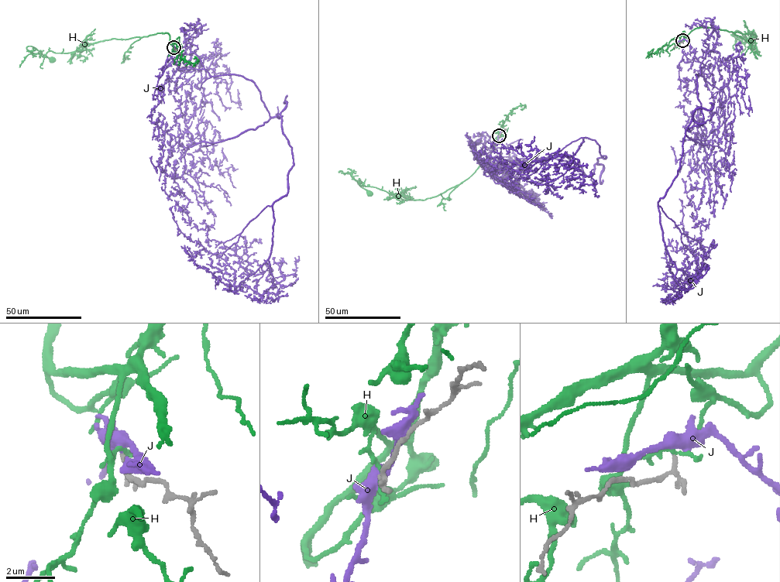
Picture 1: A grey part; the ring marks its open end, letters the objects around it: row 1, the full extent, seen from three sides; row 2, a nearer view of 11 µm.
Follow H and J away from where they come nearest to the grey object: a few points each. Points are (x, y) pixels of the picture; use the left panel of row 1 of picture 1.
H: (174, 47), (169, 33), (161, 32), (90, 43), (67, 53), (49, 51), (44, 56), (26, 47), (54, 60)
J: (174, 47), (180, 69), (253, 82), (293, 159), (255, 272), (226, 285), (188, 257)

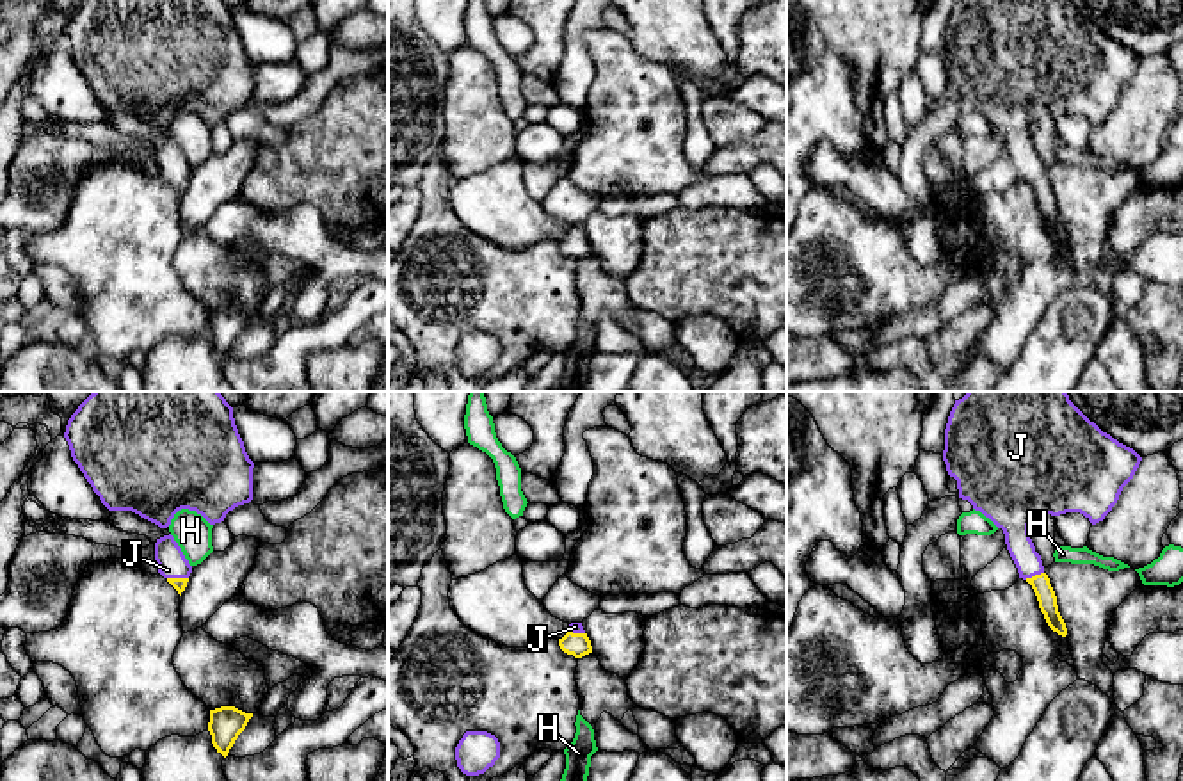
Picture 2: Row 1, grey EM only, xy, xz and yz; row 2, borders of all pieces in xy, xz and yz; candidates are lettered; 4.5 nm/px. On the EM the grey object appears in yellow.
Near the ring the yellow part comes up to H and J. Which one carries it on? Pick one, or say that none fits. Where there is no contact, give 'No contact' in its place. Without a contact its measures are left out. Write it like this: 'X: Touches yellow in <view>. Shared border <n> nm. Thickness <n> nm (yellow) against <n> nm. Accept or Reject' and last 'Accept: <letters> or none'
H: No contact. Reject
J: Touches yellow in xy. Shared border 100 nm. Thickness 60 nm (yellow) against 130 nm. Accept
Accept: J

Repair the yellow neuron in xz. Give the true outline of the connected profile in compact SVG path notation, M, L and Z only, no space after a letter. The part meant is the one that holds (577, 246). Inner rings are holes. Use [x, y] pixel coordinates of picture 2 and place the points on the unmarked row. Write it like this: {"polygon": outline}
{"polygon": "M571 224L566 237L559 240L559 247L564 254L582 260L592 254L591 242L582 228L582 224Z"}

